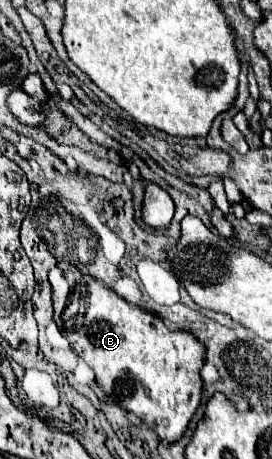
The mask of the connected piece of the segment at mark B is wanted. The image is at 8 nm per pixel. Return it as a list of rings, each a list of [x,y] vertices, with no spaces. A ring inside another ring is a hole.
[[[52,269],[50,285],[54,321],[78,357],[90,365],[102,391],[124,411],[146,421],[162,441],[178,441],[202,397],[200,367],[206,351],[202,343],[196,343],[186,331],[170,331],[162,319],[156,327],[154,313],[124,301],[112,289],[76,269]]]

